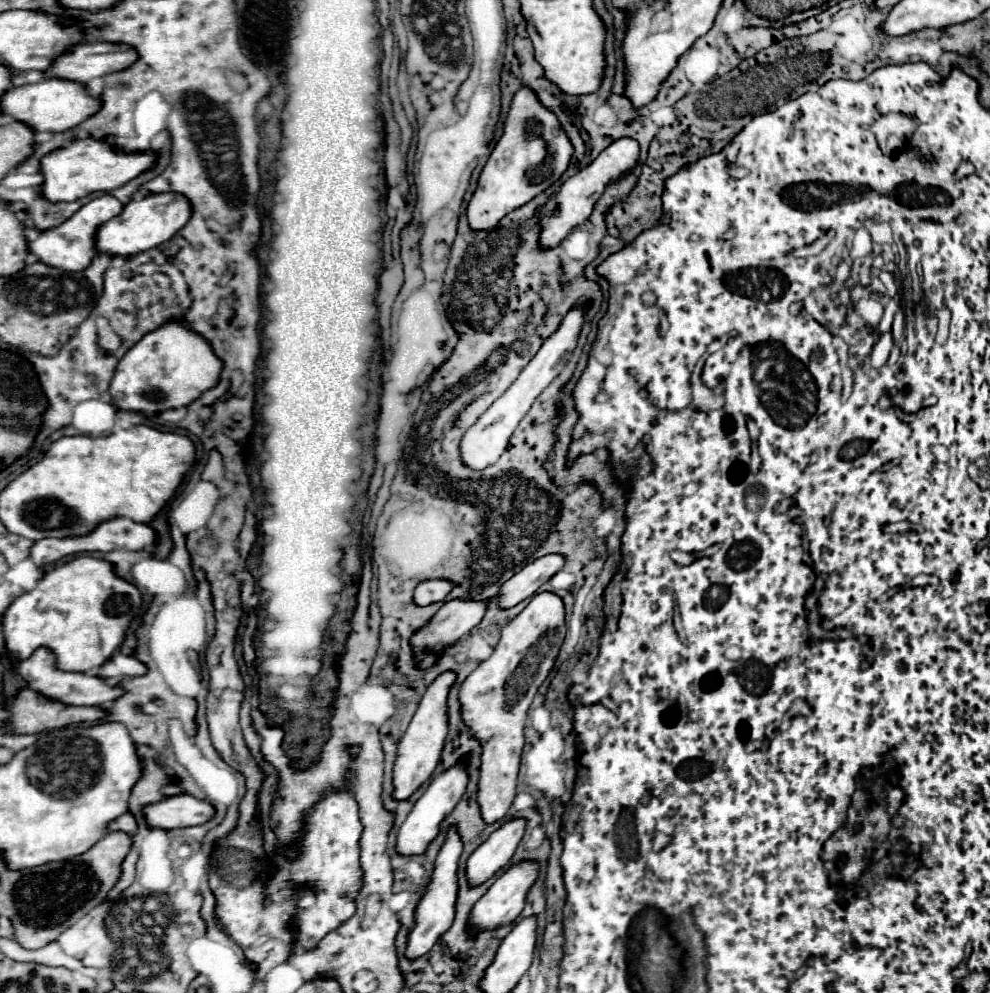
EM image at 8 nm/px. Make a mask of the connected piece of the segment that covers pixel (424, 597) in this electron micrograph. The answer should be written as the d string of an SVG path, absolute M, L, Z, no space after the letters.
M434 579L434 581L426 581L420 583L414 591L414 603L424 607L424 605L432 605L438 601L444 601L446 595L450 593L450 583L442 583L442 579Z

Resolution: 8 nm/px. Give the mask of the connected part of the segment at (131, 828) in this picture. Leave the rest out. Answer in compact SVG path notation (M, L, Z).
M124 813L116 817L112 823L108 823L108 831L124 831L124 833L134 833L136 831L136 819L130 813Z

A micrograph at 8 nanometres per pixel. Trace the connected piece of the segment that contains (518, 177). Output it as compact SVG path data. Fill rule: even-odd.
M522 87L512 99L508 117L504 121L504 133L494 145L490 159L486 161L478 187L468 203L468 225L472 231L488 231L498 225L510 211L526 205L532 197L546 191L566 171L574 153L572 143L562 131L556 115L550 115L532 91Z

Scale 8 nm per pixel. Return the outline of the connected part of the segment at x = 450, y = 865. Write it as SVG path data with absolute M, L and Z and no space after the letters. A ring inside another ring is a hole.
M448 829L446 833L446 843L440 849L436 863L434 863L434 873L430 883L426 885L426 891L422 895L422 899L416 905L414 911L414 927L408 933L408 941L406 941L406 957L408 959L420 959L422 955L426 955L434 943L438 941L438 937L450 929L450 923L454 921L454 895L456 895L456 869L458 869L458 859L462 853L462 841L460 835L454 829Z

